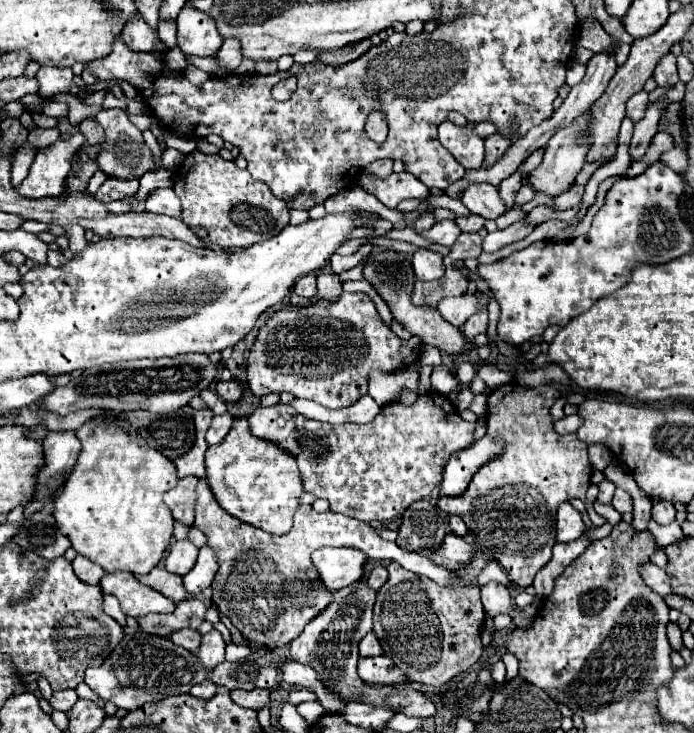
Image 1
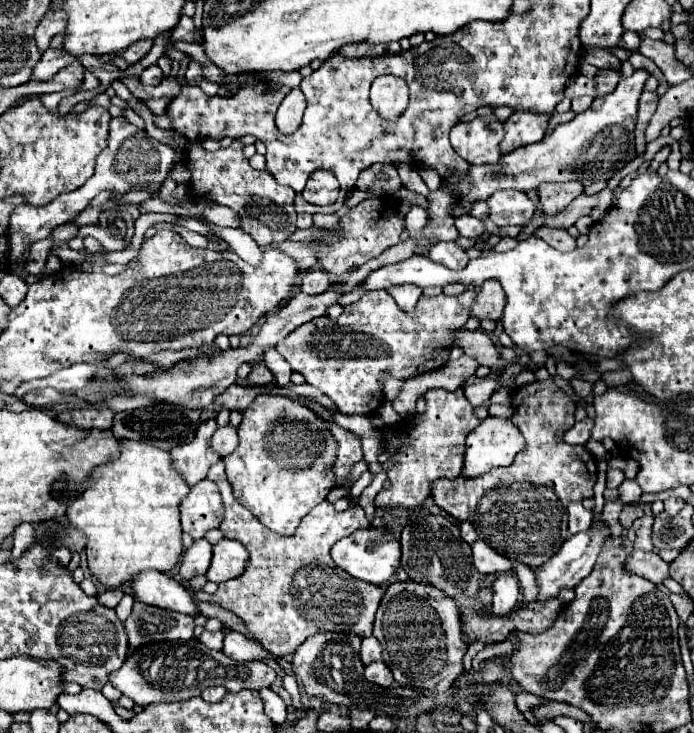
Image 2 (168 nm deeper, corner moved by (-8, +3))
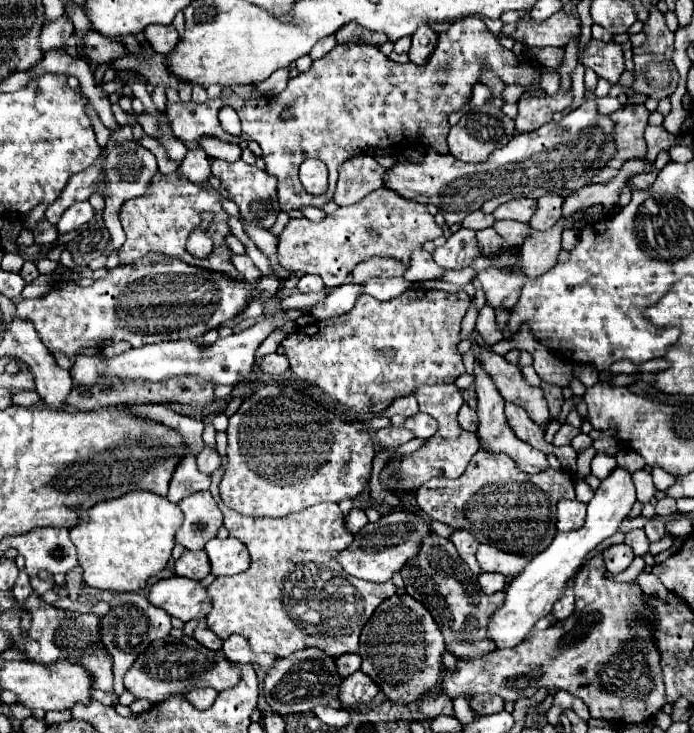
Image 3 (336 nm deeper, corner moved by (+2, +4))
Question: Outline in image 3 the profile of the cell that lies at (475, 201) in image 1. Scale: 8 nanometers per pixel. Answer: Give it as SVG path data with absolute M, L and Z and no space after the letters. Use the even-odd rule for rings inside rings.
M519 197L519 199L513 199L513 201L497 207L493 215L497 219L515 219L521 223L529 223L529 219L533 217L535 211L537 211L537 201L533 201L529 197Z

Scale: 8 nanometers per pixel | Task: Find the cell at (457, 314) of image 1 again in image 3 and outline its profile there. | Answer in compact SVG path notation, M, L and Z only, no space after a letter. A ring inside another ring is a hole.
M489 267L481 273L477 273L477 279L481 281L485 293L487 293L487 303L493 307L503 307L513 309L521 289L525 285L525 277L517 269L499 269L499 267Z

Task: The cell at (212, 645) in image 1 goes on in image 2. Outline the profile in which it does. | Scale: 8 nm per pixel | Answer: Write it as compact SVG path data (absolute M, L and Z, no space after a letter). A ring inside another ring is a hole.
M227 632L225 634L225 644L223 644L223 654L237 662L247 662L247 660L263 660L263 658L273 658L263 646L257 642L247 640L239 632Z

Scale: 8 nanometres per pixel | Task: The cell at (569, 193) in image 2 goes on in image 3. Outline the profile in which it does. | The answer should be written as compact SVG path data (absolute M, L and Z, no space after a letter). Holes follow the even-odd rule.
M547 195L547 197L541 197L537 203L539 203L539 209L537 209L537 213L531 217L529 225L531 225L535 231L547 231L547 229L551 229L551 227L561 219L563 197Z

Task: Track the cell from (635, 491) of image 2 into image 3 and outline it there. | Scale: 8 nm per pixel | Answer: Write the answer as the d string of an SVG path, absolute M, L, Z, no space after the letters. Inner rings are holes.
M615 467L613 473L609 473L607 479L601 481L599 489L595 491L595 497L587 505L587 515L585 525L579 531L558 532L551 545L535 555L531 563L525 567L525 571L513 579L513 583L505 591L505 603L493 613L489 619L487 635L491 641L495 641L497 647L515 647L533 629L533 625L551 613L555 601L561 597L565 591L567 581L577 573L581 567L585 555L595 549L603 539L611 537L615 531L618 531L619 523L629 515L629 511L635 505L635 485L631 481L631 473L623 467Z

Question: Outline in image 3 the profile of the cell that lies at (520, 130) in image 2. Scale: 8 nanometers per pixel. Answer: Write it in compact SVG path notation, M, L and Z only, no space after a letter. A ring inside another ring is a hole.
M527 91L521 95L519 113L515 117L515 125L519 133L529 133L533 129L539 129L541 125L549 123L555 111L563 111L573 101L573 93L569 91L557 91L555 95L529 95Z

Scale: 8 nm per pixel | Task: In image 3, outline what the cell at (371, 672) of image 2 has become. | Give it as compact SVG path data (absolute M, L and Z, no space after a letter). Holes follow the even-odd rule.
M357 671L353 677L343 679L339 689L339 701L343 707L353 707L355 703L369 703L379 693L377 685L365 677L365 673Z

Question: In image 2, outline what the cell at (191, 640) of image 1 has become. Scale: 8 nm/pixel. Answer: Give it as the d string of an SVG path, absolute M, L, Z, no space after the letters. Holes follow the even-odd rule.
M203 632L199 636L199 642L203 642L211 650L221 650L223 648L223 632Z

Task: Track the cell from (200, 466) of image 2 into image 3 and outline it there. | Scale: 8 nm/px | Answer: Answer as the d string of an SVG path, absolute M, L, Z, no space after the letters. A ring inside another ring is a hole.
M189 453L183 457L181 465L177 467L177 473L173 473L173 481L169 485L169 495L167 499L173 503L179 503L183 497L189 497L197 491L207 491L209 489L209 477L199 473L195 465L195 455Z

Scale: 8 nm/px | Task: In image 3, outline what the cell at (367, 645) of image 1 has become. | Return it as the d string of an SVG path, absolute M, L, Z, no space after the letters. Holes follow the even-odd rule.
M347 653L347 655L341 655L335 659L337 661L337 673L341 677L349 677L353 675L355 671L359 671L361 667L361 657L357 653Z

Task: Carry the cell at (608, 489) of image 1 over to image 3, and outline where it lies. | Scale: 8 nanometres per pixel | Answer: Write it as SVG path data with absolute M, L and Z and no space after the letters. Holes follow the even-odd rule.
M597 451L597 455L591 461L591 473L597 475L599 479L605 479L615 467L617 467L615 457L611 457L611 455L603 453L603 451Z

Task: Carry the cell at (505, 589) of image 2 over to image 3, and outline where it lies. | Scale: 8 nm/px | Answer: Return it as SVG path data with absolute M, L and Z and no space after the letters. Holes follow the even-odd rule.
M481 573L479 583L487 595L493 595L493 593L505 589L505 577L501 573Z

